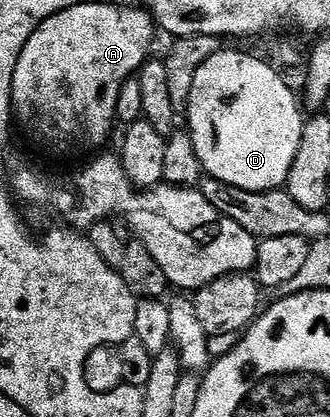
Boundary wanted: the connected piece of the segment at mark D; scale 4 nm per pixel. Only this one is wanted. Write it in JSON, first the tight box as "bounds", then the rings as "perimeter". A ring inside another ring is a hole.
{"bounds":[187,49,303,192],"perimeter":[[[217,49],[199,64],[199,72],[195,72],[195,80],[191,83],[187,107],[187,129],[195,140],[195,152],[199,152],[202,171],[235,188],[247,188],[253,192],[282,189],[291,172],[291,164],[295,164],[295,152],[299,152],[303,125],[300,109],[298,95],[297,98],[293,95],[292,88],[277,75],[275,67],[241,50]]]}

